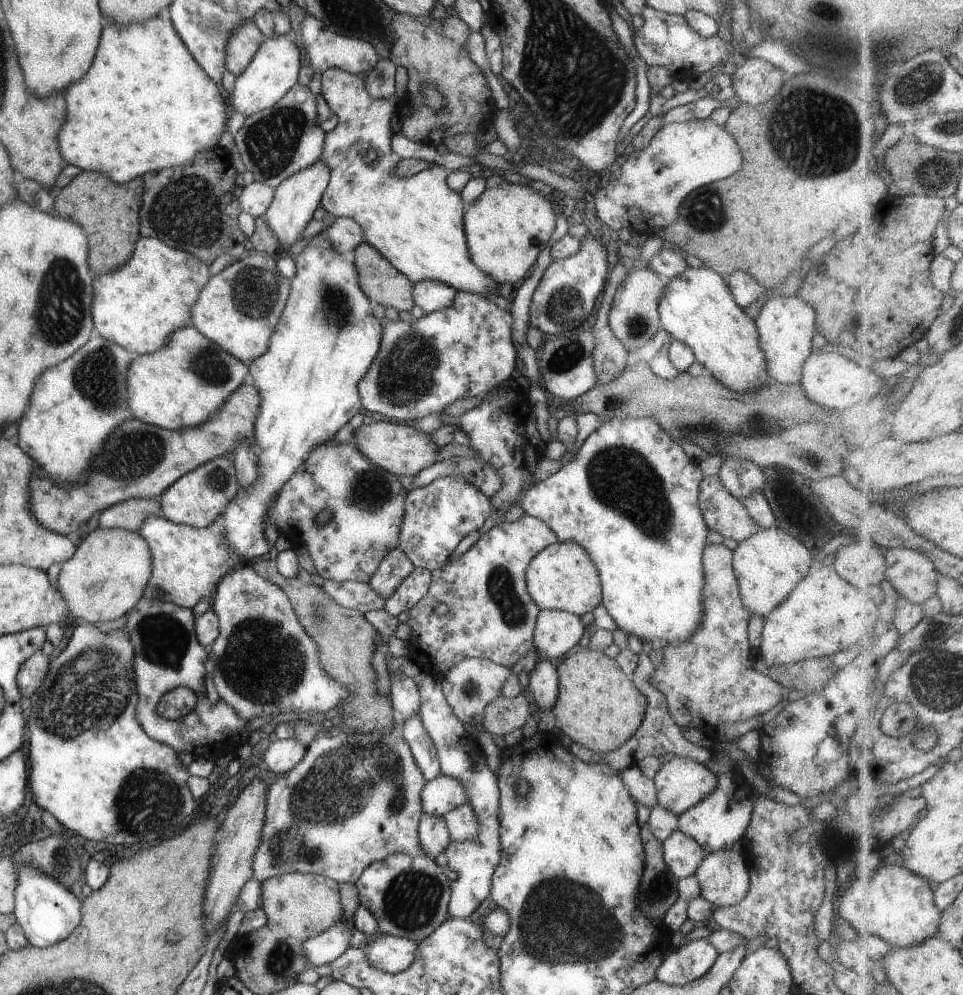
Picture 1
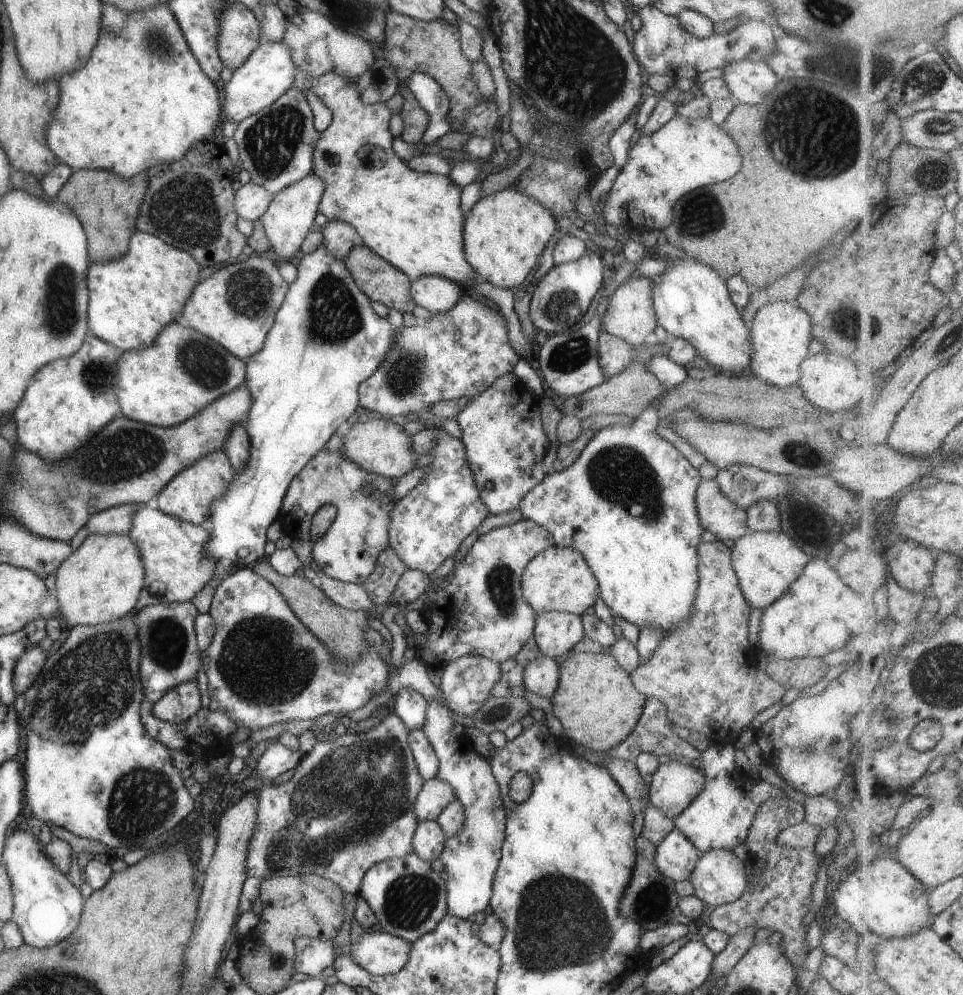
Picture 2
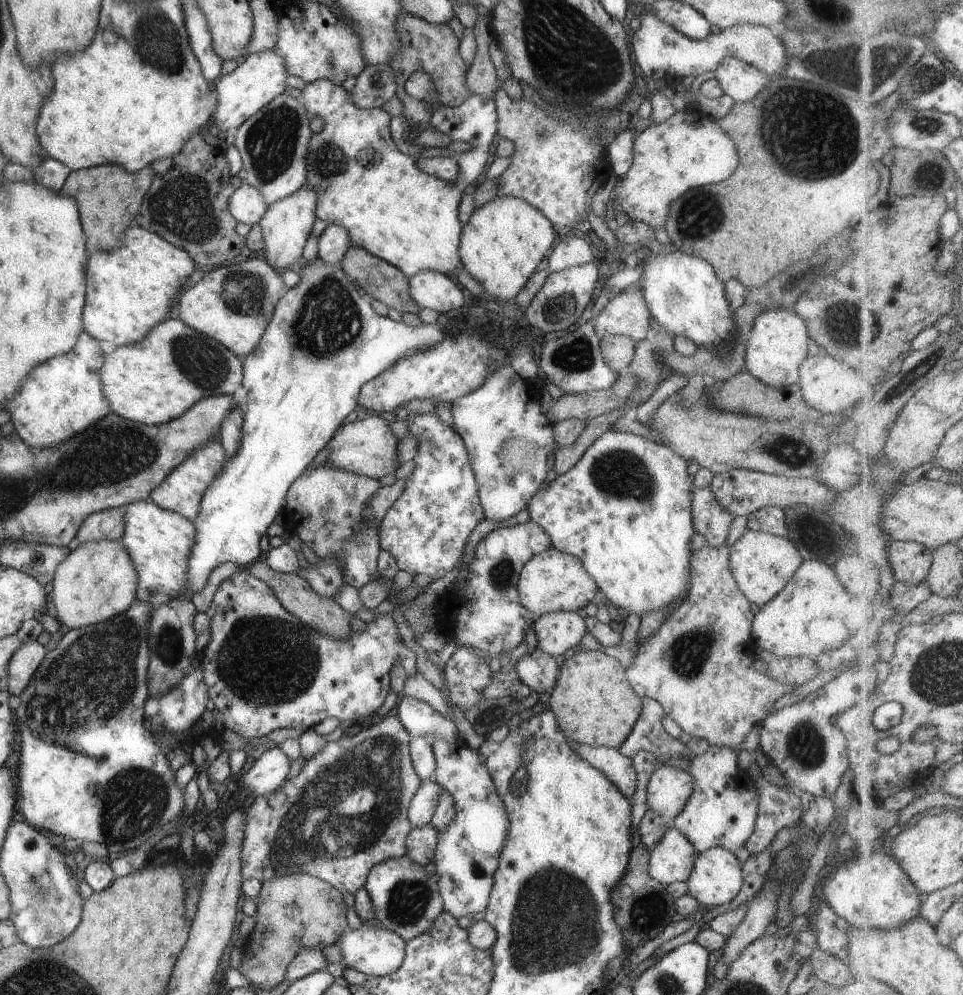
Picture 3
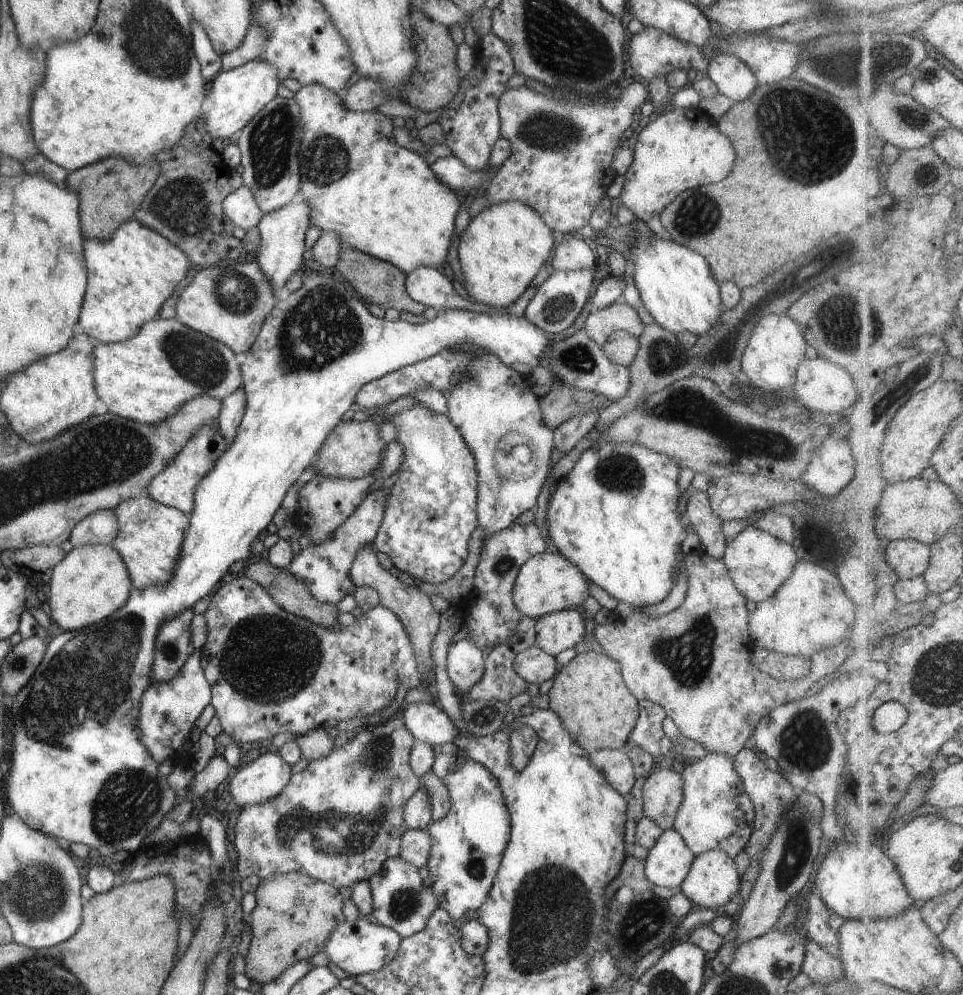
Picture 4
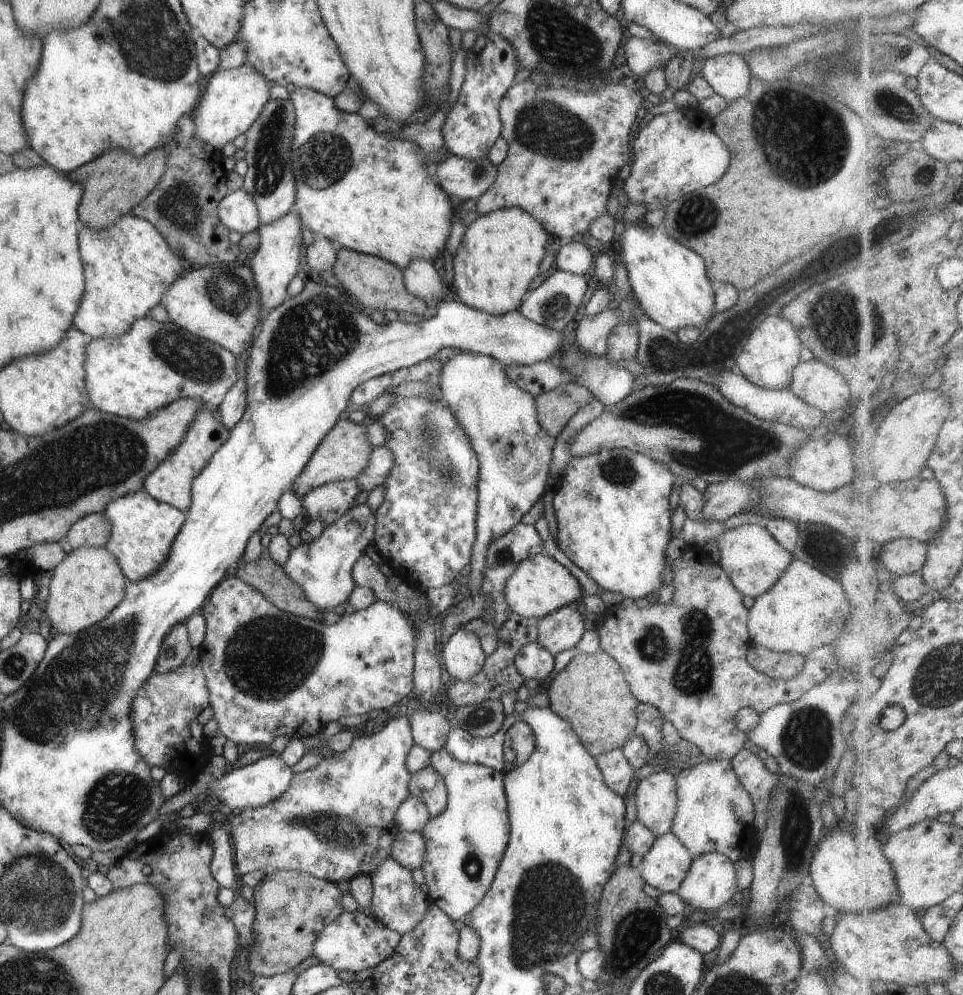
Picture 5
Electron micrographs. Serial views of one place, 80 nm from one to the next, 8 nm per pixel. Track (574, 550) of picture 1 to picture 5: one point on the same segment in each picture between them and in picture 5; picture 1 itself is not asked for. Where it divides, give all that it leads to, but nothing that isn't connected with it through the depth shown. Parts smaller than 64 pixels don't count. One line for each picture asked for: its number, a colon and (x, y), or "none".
2: (557, 578)
3: (550, 580)
4: (545, 583)
5: (539, 585)

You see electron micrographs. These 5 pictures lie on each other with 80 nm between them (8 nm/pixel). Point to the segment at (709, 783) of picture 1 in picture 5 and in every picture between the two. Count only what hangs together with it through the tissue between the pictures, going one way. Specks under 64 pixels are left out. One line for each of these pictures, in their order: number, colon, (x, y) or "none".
2: (672, 786)
3: (668, 788)
4: (661, 790)
5: (655, 797)

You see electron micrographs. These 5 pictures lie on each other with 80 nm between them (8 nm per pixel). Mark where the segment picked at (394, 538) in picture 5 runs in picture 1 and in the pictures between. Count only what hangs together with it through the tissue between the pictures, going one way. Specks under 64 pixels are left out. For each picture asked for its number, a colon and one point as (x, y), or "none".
1: (437, 515)
2: (427, 525)
3: (425, 530)
4: (430, 511)

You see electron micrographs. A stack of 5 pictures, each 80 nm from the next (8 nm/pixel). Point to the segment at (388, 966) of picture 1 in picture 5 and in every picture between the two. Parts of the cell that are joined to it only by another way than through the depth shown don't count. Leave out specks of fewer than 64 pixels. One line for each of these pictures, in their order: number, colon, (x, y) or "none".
2: (380, 953)
3: (370, 949)
4: (360, 946)
5: (354, 940)

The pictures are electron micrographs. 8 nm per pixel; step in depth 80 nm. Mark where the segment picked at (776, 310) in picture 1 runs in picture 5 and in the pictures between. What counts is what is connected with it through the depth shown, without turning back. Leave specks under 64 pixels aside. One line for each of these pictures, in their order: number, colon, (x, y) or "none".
2: (780, 331)
3: (777, 343)
4: (776, 346)
5: (771, 352)

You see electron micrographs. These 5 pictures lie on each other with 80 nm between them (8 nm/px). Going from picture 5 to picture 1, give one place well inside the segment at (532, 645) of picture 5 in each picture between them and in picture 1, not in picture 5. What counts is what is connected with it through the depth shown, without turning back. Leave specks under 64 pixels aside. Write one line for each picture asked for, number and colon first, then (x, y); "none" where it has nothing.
1: (542, 685)
2: (540, 676)
3: (537, 670)
4: (533, 665)

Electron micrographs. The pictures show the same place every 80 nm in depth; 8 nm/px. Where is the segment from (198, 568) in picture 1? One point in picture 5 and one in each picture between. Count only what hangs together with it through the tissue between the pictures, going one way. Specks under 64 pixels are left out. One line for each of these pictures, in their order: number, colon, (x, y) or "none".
2: (175, 569)
3: (158, 541)
4: (149, 535)
5: (142, 529)

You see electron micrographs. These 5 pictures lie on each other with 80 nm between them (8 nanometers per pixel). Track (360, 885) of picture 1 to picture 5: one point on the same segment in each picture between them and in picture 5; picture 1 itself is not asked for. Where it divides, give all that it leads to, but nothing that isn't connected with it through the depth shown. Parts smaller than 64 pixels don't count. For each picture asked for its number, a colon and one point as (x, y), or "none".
2: (408, 898)
3: (405, 899)
4: (400, 902)
5: (397, 902)

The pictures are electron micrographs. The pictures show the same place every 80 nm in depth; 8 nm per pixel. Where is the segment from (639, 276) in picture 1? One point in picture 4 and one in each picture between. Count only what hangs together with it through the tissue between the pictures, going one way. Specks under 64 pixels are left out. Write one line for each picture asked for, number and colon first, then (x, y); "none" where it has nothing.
2: (629, 316)
3: (626, 313)
4: (618, 316)

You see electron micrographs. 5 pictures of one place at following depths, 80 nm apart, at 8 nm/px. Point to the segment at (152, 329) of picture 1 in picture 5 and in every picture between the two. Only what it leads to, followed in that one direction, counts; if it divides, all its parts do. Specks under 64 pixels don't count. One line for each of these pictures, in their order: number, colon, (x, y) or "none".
2: (131, 297)
3: (129, 289)
4: (128, 277)
5: (127, 267)

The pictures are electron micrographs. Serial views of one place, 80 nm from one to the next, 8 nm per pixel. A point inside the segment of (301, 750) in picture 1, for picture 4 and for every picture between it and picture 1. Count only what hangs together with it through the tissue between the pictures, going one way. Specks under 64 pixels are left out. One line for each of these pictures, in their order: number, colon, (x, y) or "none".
2: (276, 758)
3: (269, 770)
4: (263, 778)

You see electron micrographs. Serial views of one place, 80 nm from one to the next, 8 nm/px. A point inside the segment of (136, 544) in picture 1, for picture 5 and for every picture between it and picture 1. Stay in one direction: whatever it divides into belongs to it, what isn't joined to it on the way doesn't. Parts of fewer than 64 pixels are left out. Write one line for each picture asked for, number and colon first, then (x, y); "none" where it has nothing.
2: (100, 580)
3: (96, 581)
4: (90, 582)
5: (85, 586)

